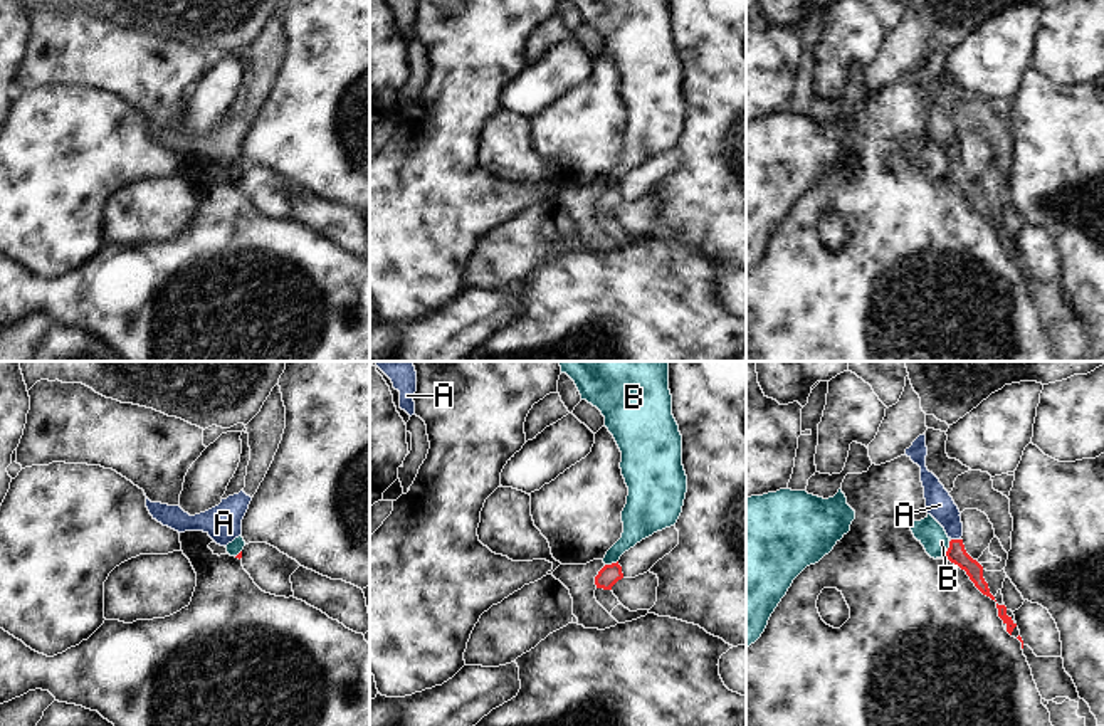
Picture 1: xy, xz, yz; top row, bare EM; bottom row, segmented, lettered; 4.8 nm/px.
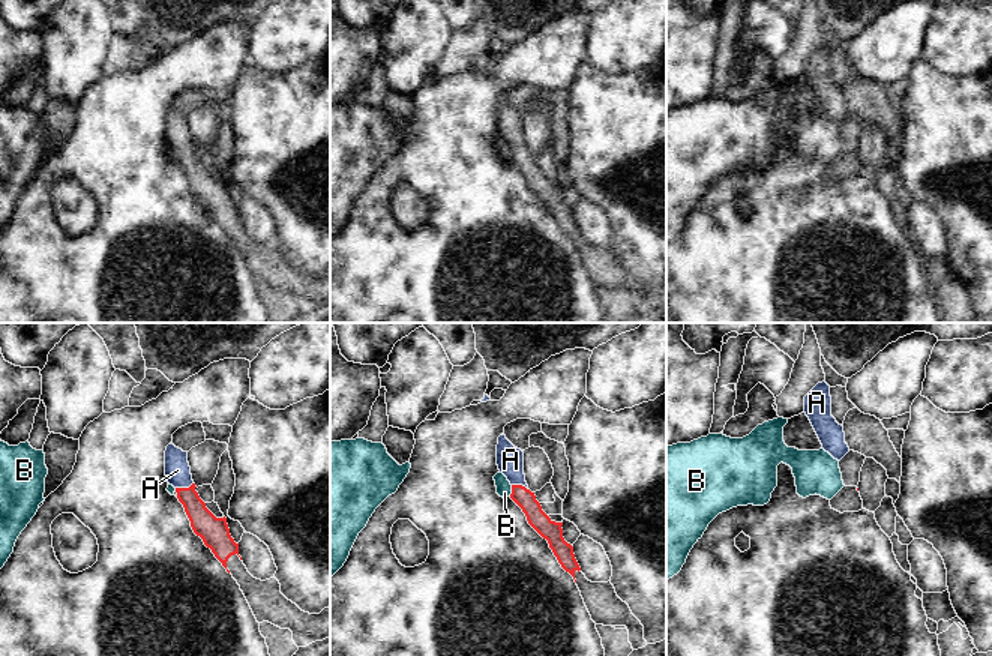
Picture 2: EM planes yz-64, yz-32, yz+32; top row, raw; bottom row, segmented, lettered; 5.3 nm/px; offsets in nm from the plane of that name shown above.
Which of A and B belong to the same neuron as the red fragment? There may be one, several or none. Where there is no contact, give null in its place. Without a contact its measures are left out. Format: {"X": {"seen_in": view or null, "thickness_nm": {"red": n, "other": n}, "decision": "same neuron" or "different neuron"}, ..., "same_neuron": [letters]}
{"A": {"seen_in": "yz", "thickness_nm": {"red": 90, "other": 140}, "decision": "same neuron"}, "B": {"seen_in": "yz", "thickness_nm": {"red": 90, "other": 130}, "decision": "different neuron"}, "same_neuron": ["A"]}

